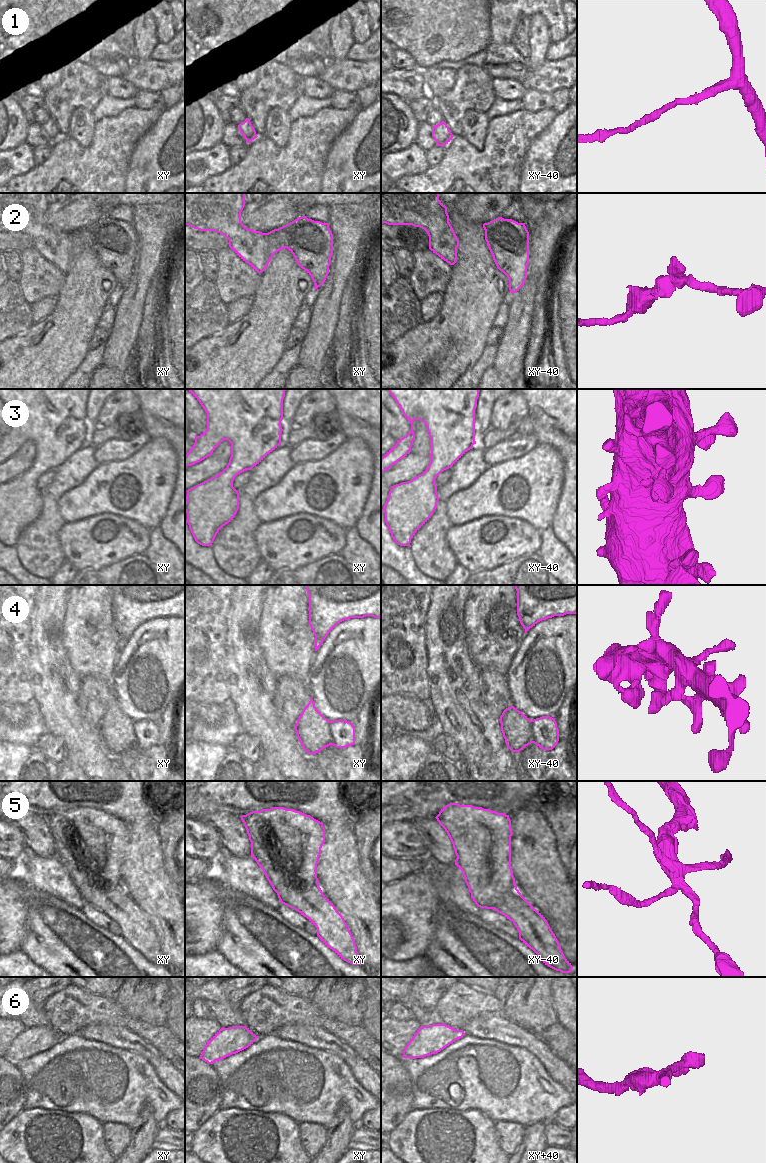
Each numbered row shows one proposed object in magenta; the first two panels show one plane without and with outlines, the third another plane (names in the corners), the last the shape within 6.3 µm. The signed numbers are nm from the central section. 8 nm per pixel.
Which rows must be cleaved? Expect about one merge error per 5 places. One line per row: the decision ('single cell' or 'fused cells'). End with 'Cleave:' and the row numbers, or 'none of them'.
1: single cell
2: single cell
3: single cell
4: single cell
5: fused cells
6: single cell
Cleave: 5

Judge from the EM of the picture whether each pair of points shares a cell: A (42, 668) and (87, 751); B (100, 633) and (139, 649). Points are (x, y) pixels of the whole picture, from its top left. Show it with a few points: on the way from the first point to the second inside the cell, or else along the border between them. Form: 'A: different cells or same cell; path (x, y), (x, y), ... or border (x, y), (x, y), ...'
A: same cell; path (56, 689), (57, 704), (62, 717), (73, 730)
B: different cells; border (120, 651), (112, 673)

